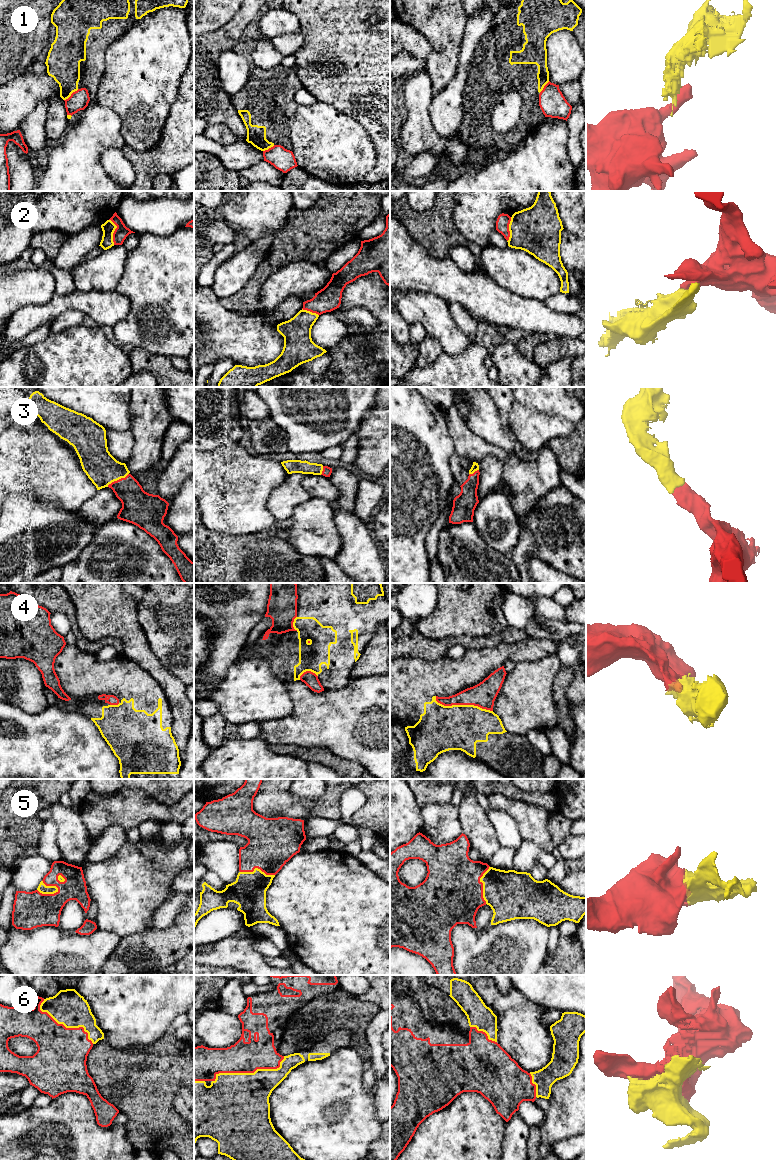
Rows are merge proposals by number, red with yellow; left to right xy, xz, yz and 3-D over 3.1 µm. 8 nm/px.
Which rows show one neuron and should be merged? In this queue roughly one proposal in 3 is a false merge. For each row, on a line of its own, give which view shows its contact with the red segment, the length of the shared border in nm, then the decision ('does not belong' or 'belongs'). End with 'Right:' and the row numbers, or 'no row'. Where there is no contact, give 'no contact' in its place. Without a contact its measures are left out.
1: xy | 150 nm | does not belong
2: xy | 220 nm | does not belong
3: xy | 200 nm | belongs
4: yz | 480 nm | does not belong
5: xy | 180 nm | belongs
6: xz | 600 nm | belongs
Right: 3, 5, 6

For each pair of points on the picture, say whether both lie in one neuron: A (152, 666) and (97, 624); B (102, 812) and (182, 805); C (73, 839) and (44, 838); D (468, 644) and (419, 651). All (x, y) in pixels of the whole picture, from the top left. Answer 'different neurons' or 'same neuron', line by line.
A: same neuron
B: same neuron
C: different neurons
D: same neuron

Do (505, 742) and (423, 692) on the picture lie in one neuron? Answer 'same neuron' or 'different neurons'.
same neuron

